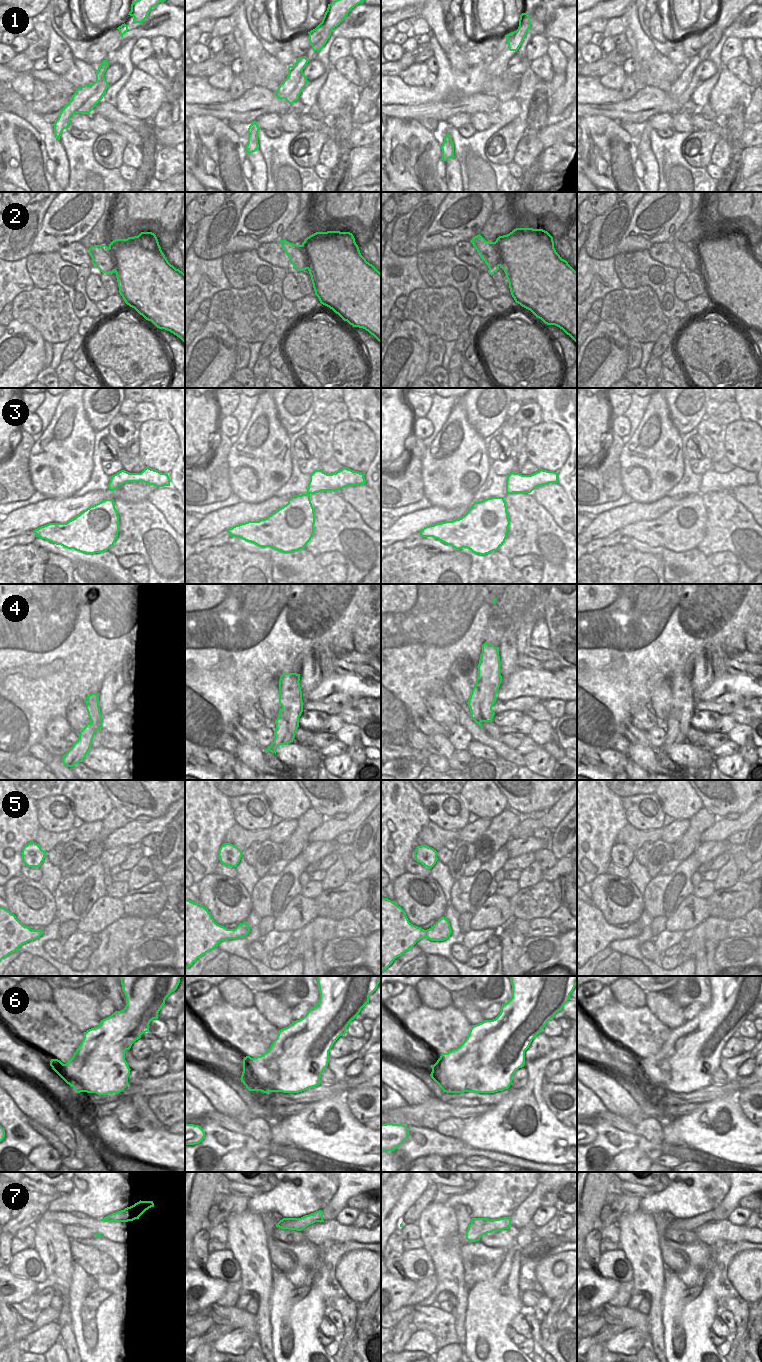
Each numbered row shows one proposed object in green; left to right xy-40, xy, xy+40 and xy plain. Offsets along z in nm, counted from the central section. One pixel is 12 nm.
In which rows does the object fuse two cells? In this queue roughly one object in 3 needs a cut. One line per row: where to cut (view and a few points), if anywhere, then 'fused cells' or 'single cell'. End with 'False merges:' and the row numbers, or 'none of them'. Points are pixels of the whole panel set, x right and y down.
1: cut none; single cell
2: cut none; single cell
3: cut none; single cell
4: cut none; single cell
5: cut none; single cell
6: cut none; single cell
7: cut xy (282, 1222), (289, 1228), (294, 1229); fused cells
False merges: 7

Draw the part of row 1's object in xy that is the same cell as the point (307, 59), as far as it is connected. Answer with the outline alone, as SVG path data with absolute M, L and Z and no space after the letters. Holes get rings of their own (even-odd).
M306 57L296 59L293 66L288 67L287 78L279 85L275 96L285 99L289 104L293 104L299 99L303 88L309 83L303 73L303 69L308 63Z

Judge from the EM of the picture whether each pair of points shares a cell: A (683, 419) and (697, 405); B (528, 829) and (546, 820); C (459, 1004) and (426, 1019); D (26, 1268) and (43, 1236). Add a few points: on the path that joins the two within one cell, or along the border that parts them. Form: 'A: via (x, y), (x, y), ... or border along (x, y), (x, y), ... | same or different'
A: via (683, 414), (692, 405) | same
B: via (532, 825), (542, 822) | same
C: border along (451, 1005), (458, 1009), (469, 1023) | different
D: border along (32, 1247), (37, 1252), (46, 1271) | different

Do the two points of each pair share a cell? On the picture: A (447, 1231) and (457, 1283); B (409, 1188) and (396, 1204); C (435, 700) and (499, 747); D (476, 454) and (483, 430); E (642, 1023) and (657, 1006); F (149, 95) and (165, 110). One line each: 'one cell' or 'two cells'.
A: one cell
B: one cell
C: two cells
D: two cells
E: two cells
F: two cells

